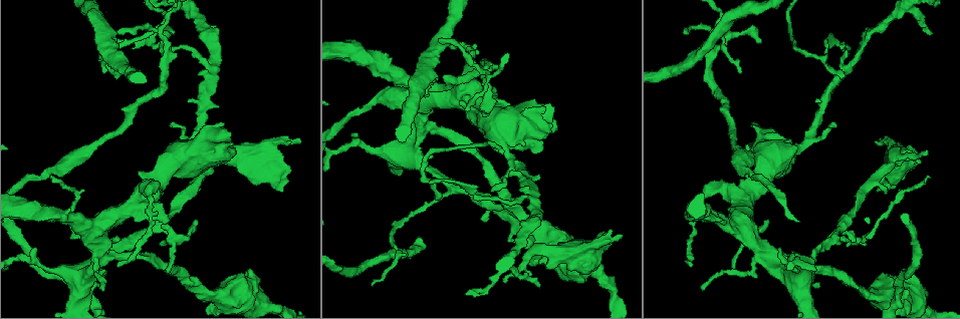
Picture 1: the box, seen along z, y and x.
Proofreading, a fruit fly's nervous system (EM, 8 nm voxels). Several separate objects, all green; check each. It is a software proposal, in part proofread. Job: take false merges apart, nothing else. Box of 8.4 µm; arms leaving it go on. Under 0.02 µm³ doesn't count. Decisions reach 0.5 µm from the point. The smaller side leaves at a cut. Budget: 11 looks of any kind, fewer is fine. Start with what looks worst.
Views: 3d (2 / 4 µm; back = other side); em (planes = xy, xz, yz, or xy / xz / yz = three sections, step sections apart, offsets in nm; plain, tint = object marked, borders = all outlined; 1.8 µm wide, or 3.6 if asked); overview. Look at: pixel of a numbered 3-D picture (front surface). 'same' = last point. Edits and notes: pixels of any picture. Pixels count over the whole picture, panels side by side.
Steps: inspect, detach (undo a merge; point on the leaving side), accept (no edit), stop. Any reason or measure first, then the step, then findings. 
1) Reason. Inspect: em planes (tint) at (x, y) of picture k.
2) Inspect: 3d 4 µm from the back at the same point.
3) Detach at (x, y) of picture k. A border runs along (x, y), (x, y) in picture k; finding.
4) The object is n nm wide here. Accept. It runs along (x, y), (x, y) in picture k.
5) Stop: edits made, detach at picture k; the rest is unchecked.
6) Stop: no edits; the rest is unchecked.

Three-way junction. Inspect: 3d 2 µm from the back at (167, 51) of picture 1.

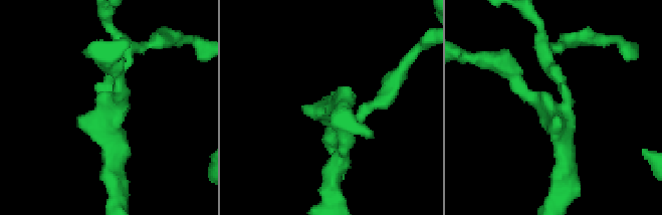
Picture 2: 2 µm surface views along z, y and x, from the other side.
Shape alone is not enough. Inspect: em xy step 8 (tint) at (107, 104) of picture 2.

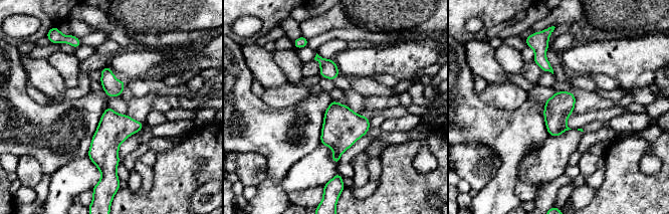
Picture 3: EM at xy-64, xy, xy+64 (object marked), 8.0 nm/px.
Another direction. Inspect: em planes (tint) at the same point.

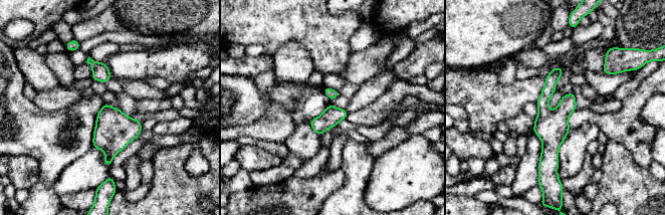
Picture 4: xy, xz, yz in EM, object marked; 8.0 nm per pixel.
Accept. It runs along (560, 69), (543, 99), (552, 169) in picture 4; one neuron here.

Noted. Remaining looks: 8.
Three-way junction. Inspect: 3d 4 µm at (103, 258) of picture 1.

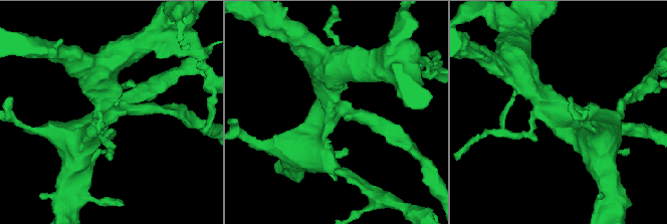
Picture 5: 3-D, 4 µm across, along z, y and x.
Now the EM. Inspect: em 3.6 µm planes (plain) at (334, 111) of picture 5.

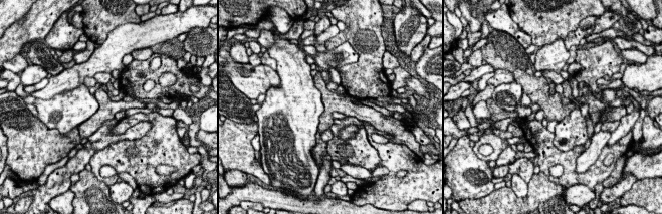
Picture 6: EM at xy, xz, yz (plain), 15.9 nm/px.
Inspect: em 3.6 µm planes (tint) at the same point.

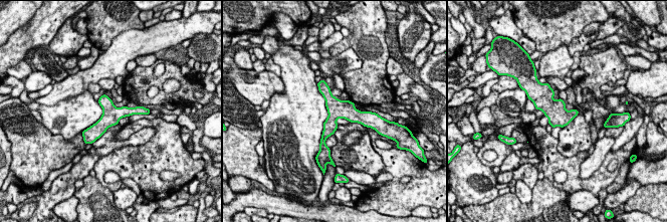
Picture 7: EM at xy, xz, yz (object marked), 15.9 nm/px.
The object is 300 nm wide here. Accept. It runs along (138, 109), (113, 115), (91, 135) in picture 7; continuous, no second neuron.

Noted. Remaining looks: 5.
Three-way junction. Inspect: 3d 2 µm at (207, 77) of picture 1.

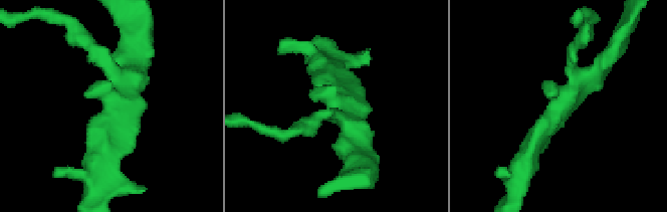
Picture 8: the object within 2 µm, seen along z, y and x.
Inspect: em yz step 8 (tint) at (113, 106) of picture 8.

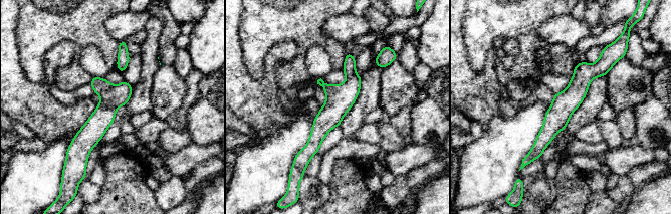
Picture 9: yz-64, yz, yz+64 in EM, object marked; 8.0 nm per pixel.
Another direction. Inspect: em planes (tint) at the same point.

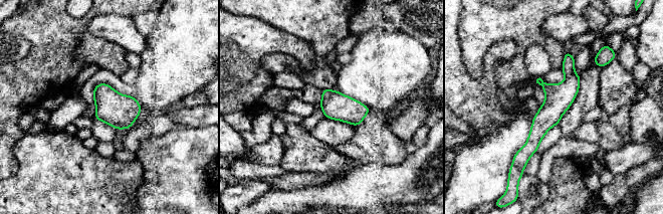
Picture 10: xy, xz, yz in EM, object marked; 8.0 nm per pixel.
The object is 220 nm wide here. Accept. It runs along (568, 54), (569, 88), (525, 156) in picture 10; one neuron here.

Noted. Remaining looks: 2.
Abrupt turn. Inspect: em xy step 16 (tint) at (174, 236) of picture 1.

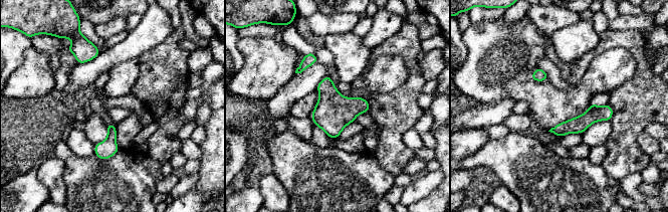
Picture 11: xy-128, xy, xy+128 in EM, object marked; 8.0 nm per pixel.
Another direction. Inspect: em xz step 4 (borders) at the same point.

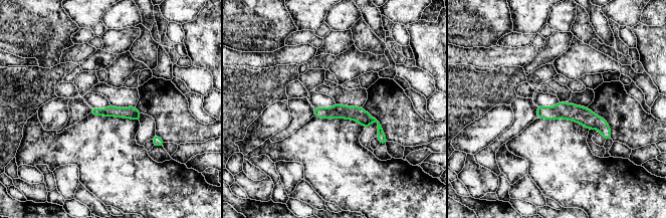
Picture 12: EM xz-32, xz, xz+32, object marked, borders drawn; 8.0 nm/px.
Accept. It runs along (315, 110), (374, 120), (384, 142) in picture 12; all the same neuron.

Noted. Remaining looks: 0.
Stop: no edits; the rest is unchecked.

